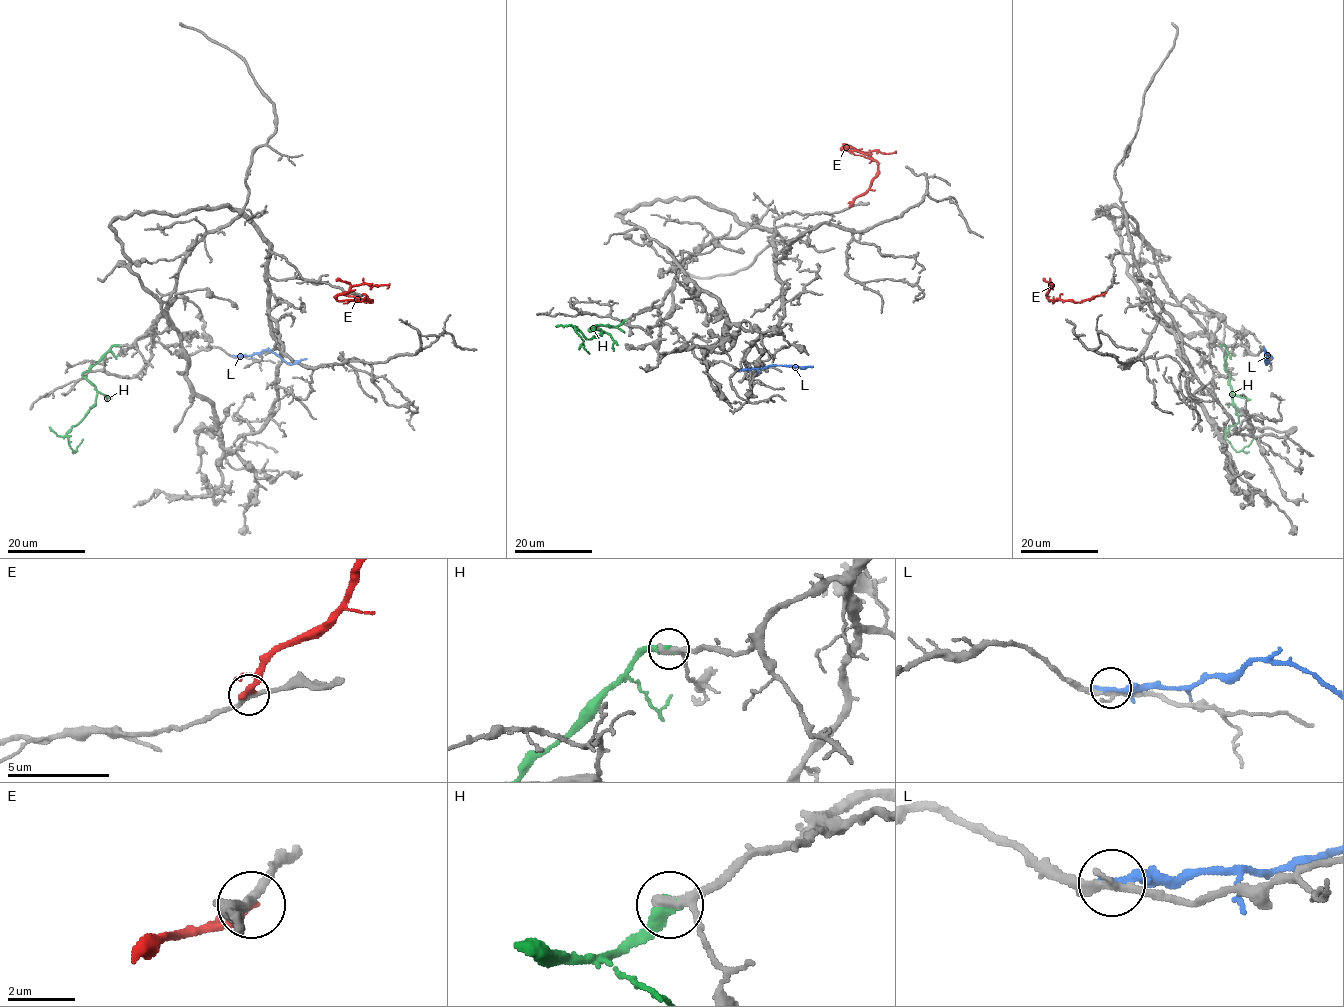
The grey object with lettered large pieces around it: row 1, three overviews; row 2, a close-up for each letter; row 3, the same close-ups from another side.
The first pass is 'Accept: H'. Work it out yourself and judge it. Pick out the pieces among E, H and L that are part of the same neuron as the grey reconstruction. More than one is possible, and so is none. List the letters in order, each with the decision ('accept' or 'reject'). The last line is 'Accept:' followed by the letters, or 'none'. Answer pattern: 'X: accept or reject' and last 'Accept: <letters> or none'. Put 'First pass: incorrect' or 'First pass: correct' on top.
First pass: correct
E: reject
H: accept
L: reject
Accept: H

